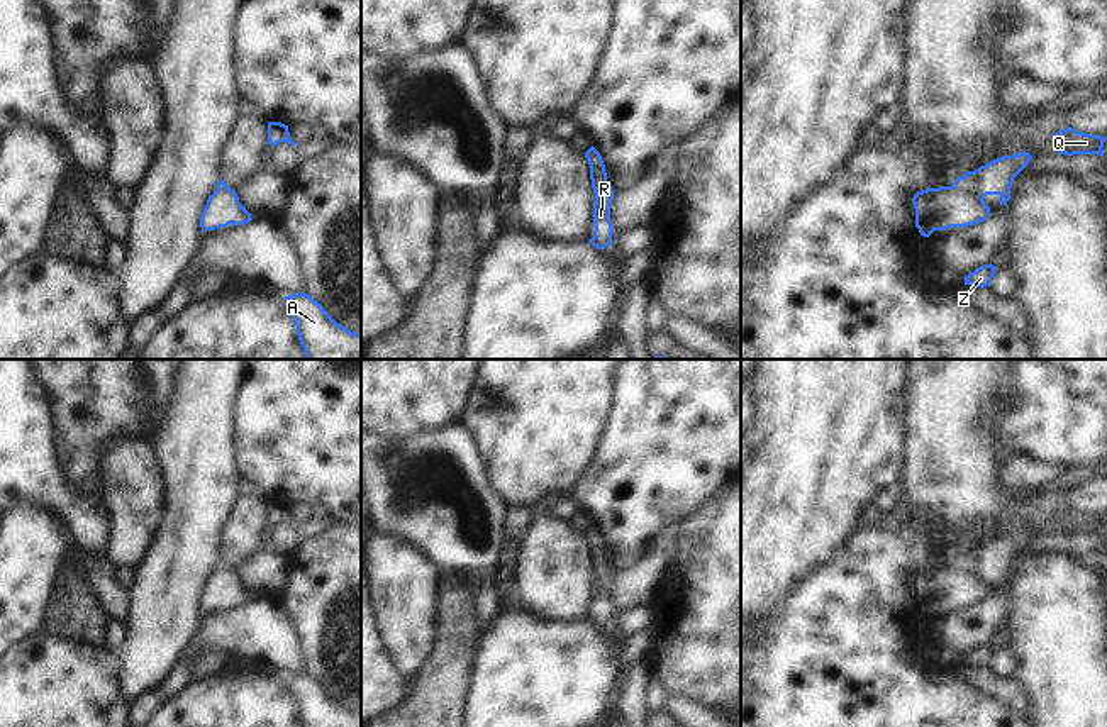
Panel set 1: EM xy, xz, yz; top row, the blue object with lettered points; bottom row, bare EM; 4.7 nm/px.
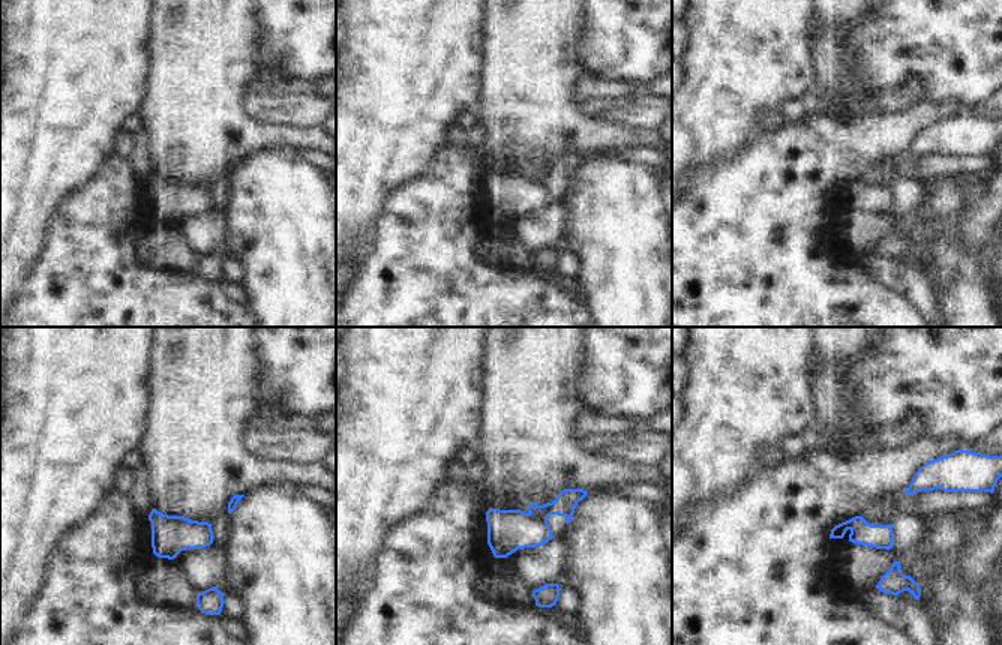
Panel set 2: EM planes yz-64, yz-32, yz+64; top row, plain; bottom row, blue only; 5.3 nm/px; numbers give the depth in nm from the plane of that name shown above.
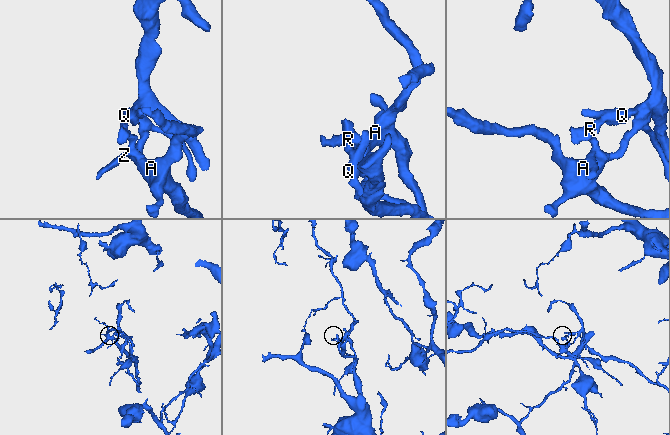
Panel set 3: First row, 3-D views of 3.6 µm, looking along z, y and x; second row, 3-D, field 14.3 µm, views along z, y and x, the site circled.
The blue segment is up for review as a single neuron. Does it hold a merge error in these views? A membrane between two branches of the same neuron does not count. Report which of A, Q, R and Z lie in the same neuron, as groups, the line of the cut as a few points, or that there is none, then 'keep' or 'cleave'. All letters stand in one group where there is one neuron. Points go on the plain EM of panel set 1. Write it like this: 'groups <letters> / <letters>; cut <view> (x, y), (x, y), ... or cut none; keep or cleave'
groups A Z / Q R; cut yz (951, 566), (962, 571), (973, 571), (982, 578); cleave

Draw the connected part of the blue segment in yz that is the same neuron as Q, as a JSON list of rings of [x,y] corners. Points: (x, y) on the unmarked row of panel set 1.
[[[1065,507],[1060,512],[1054,512],[1056,527],[1060,534],[1073,536],[1073,534],[1097,534],[1104,536],[1104,522],[1105,517],[1095,513],[1083,513],[1071,507]]]

